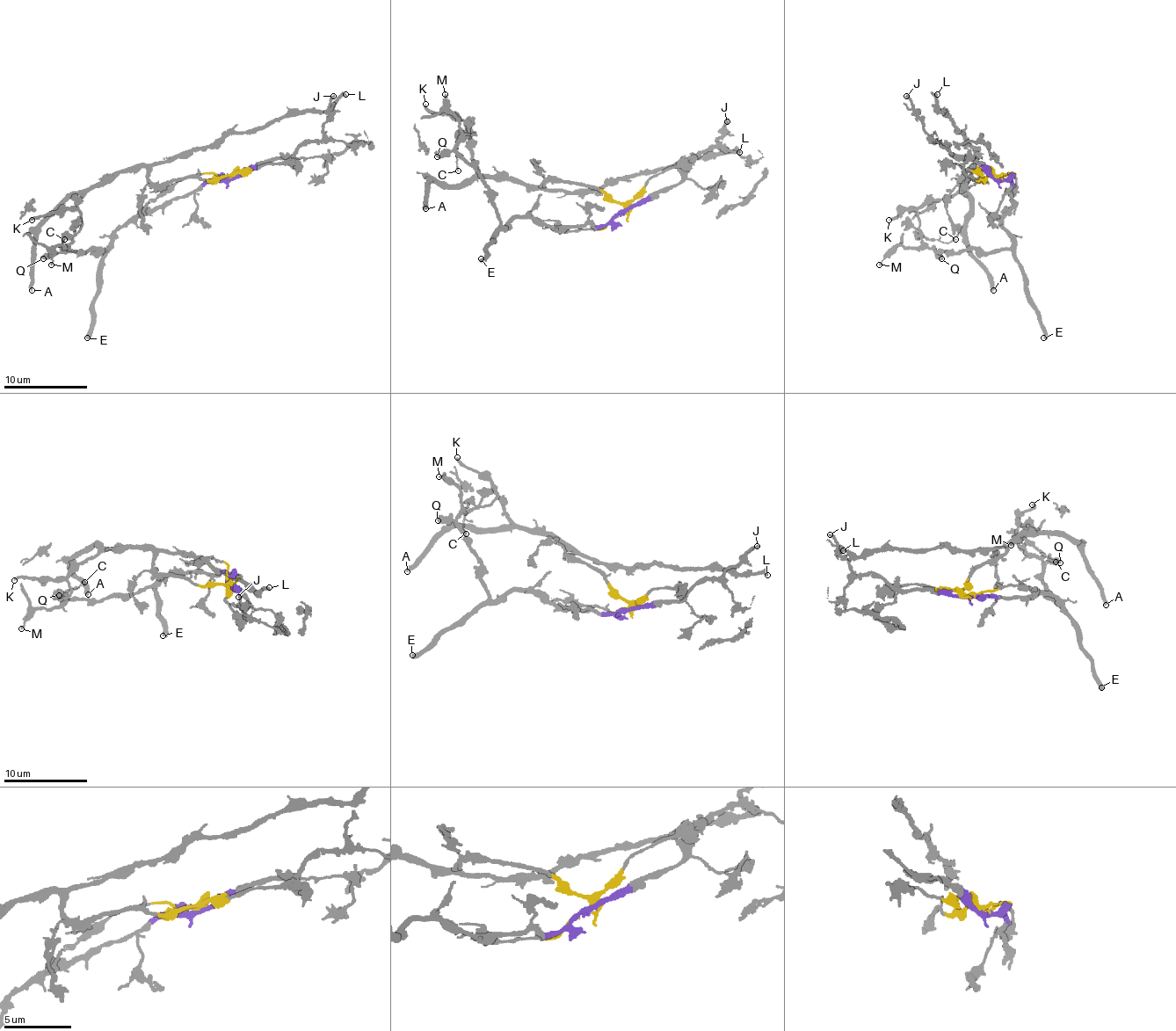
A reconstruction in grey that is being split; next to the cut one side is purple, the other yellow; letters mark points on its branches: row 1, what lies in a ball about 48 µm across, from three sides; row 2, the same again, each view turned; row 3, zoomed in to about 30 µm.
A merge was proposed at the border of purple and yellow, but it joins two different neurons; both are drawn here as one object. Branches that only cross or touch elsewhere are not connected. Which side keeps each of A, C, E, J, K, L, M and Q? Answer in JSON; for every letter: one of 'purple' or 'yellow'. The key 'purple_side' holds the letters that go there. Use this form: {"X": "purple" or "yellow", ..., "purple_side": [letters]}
{"A": "yellow", "C": "yellow", "E": "purple", "J": "purple", "K": "yellow", "L": "yellow", "M": "purple", "Q": "purple", "purple_side": ["E", "J", "M", "Q"]}

